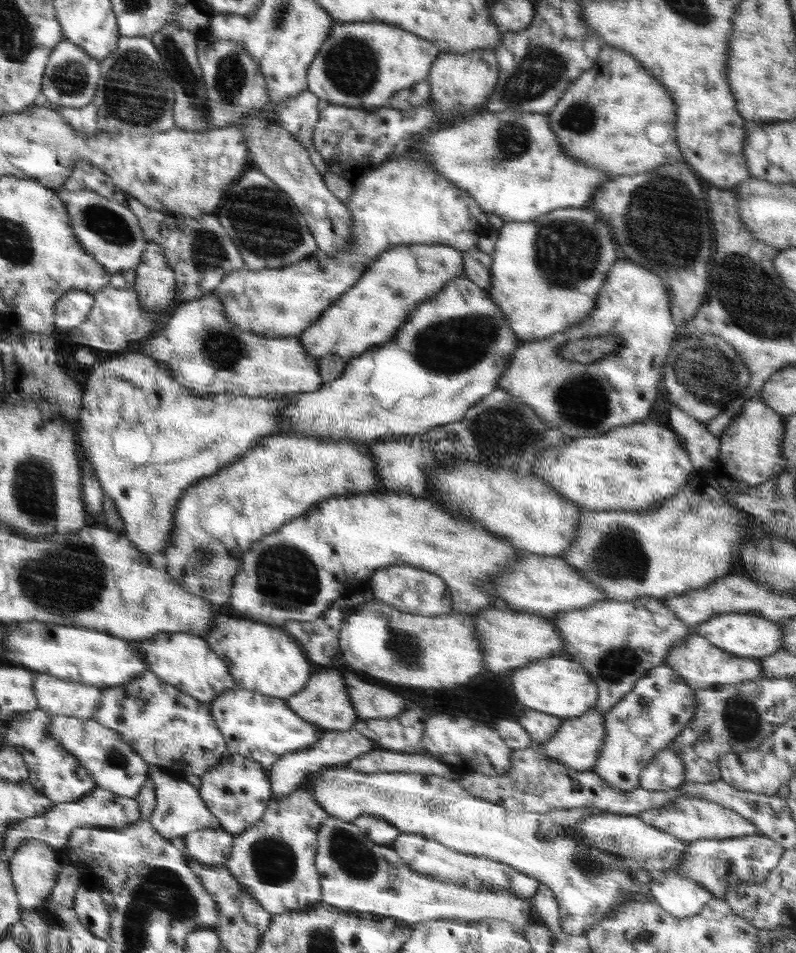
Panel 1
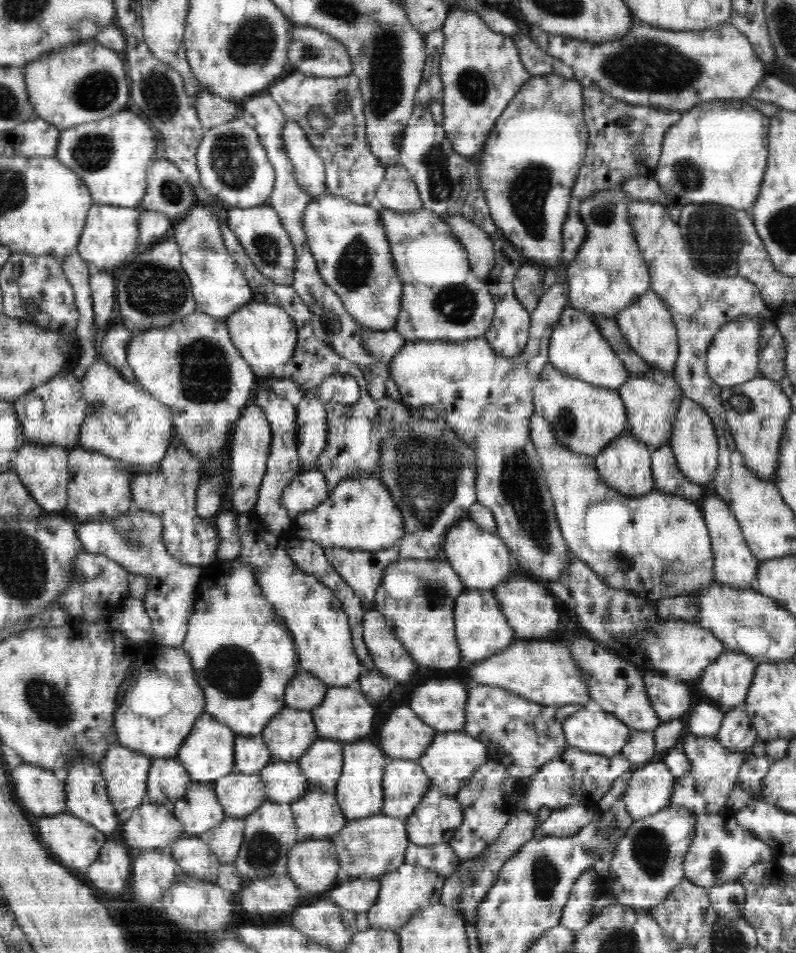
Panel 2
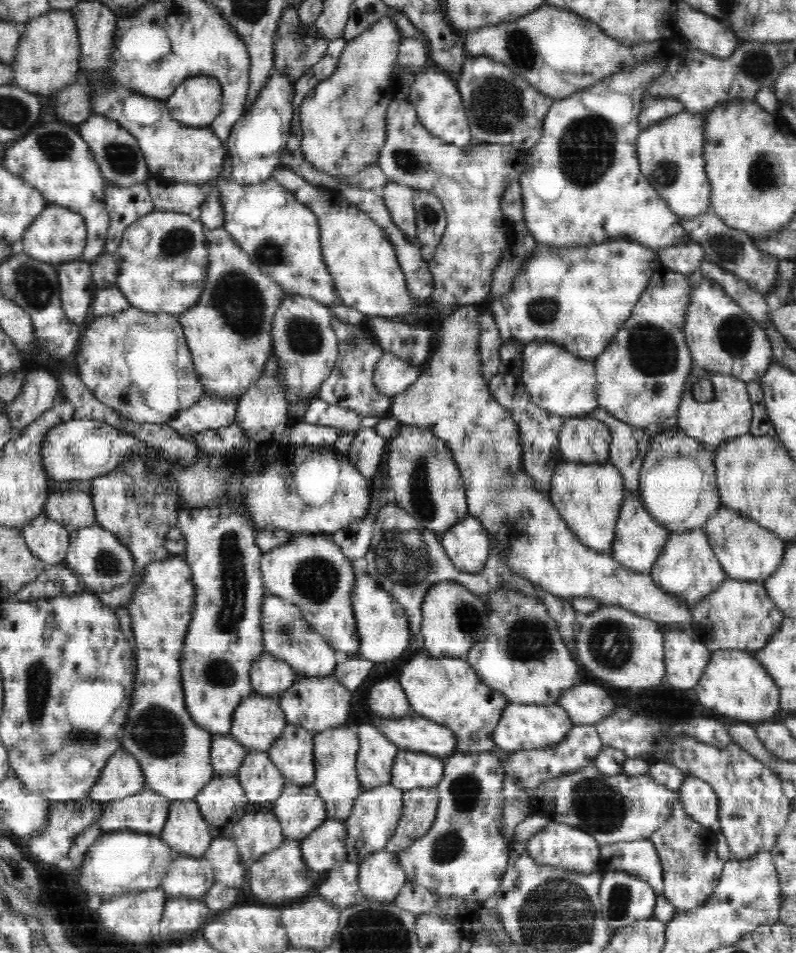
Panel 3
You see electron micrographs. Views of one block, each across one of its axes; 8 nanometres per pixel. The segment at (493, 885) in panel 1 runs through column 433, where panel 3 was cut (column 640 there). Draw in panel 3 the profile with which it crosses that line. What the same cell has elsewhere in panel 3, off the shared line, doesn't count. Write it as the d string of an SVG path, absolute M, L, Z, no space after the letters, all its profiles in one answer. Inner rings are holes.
M649 839L602 845L600 855L605 869L638 875L650 884L657 895L662 894L662 867L659 855Z

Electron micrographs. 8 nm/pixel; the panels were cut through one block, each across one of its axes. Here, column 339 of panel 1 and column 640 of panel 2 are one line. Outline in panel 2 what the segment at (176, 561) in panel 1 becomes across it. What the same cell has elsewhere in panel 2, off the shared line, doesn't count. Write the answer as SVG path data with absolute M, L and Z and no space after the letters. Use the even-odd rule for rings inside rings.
M628 434L615 439L595 455L595 467L600 478L618 494L636 497L655 490L655 480L651 467L652 449L638 438Z

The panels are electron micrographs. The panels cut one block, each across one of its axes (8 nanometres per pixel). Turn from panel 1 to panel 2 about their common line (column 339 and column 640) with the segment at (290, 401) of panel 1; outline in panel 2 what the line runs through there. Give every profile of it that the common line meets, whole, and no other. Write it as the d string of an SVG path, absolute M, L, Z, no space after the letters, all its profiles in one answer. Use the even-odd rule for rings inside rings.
M653 370L653 373L649 374L648 377L630 376L628 382L617 389L626 407L627 434L638 438L651 449L657 449L659 446L669 443L682 398L681 388L673 372L663 372L664 378L658 376L658 380L664 380L663 382L658 382L654 373Z

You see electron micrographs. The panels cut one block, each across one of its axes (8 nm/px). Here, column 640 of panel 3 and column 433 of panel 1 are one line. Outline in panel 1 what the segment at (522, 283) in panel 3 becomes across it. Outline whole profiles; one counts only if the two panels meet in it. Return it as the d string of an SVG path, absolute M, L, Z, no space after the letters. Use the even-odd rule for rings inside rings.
M406 244L388 249L369 264L358 282L343 292L317 323L302 332L301 345L314 359L337 354L340 359L352 360L365 350L390 344L412 310L438 296L448 281L464 276L464 272L461 252L447 244Z

